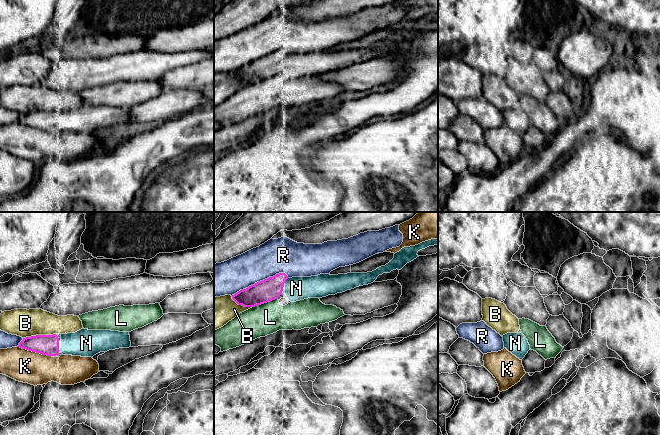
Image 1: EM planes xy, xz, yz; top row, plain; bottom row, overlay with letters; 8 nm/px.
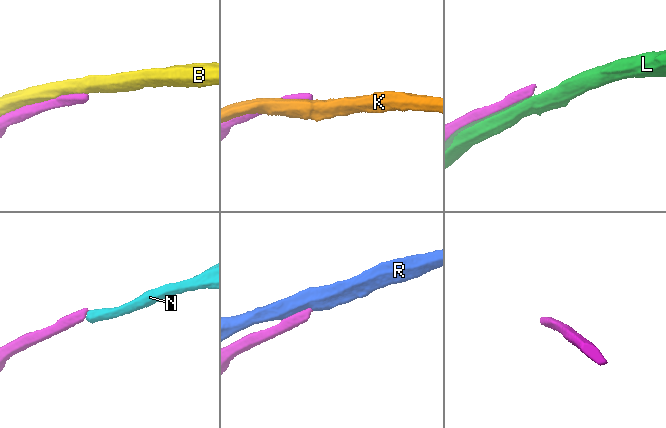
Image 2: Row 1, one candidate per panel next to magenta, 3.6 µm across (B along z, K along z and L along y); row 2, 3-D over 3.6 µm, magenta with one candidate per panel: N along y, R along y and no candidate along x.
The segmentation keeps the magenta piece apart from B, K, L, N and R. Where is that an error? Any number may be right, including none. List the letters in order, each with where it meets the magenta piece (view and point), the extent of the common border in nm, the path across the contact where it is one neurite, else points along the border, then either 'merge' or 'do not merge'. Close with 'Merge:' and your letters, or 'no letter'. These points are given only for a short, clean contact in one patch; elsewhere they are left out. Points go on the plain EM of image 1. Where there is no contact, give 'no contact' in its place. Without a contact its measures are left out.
B: xy (39, 111) | 260 nm | do not merge
K: xy (34, 127) | 300 nm | do not merge
L: xz (264, 78) | 220 nm | do not merge
N: xz (285, 57) | 60 nm | across xz (269, 65), (278, 57), (285, 57), (296, 64) | merge
R: xz (260, 57) | 480 nm | do not merge
Merge: N

